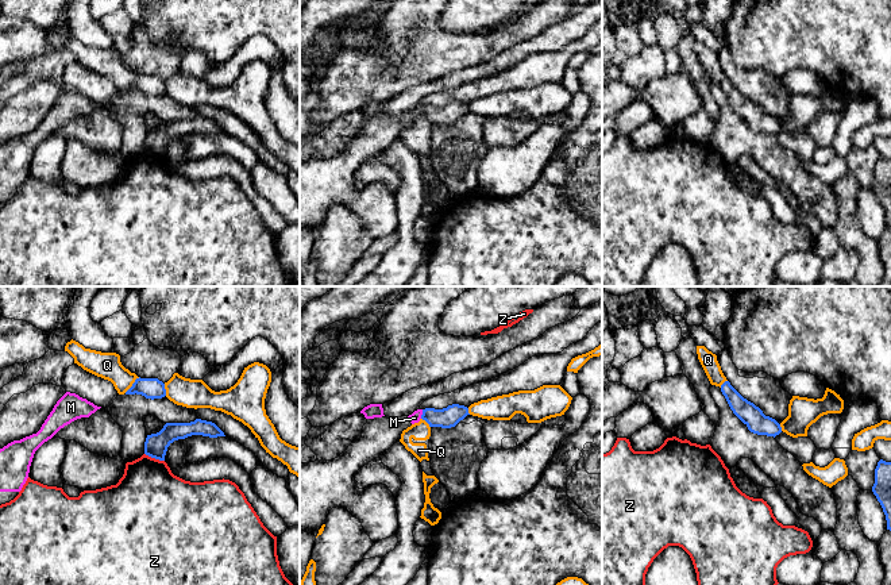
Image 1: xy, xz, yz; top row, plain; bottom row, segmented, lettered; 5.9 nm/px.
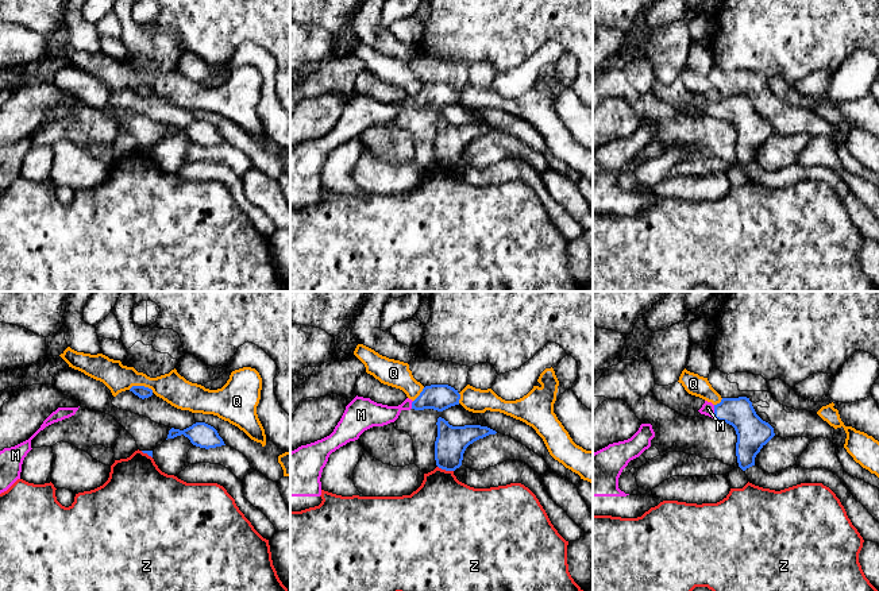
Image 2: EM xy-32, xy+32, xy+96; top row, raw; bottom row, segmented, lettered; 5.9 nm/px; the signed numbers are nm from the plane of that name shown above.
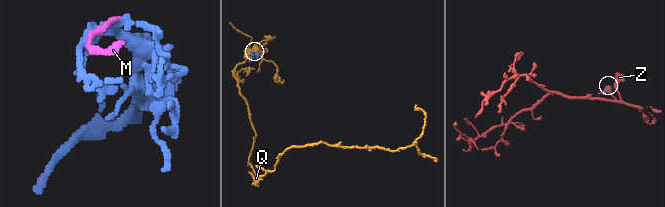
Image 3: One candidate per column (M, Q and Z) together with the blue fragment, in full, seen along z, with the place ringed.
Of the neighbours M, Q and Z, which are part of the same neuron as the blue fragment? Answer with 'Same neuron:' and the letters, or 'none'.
Same neuron: M

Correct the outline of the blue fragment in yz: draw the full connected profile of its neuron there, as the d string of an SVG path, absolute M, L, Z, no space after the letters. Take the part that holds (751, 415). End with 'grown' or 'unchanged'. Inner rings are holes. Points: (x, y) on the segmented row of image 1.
M729 381L721 385L721 392L733 413L751 432L774 438L782 432L782 427L775 419L765 416L759 407L744 399Z | unchanged

